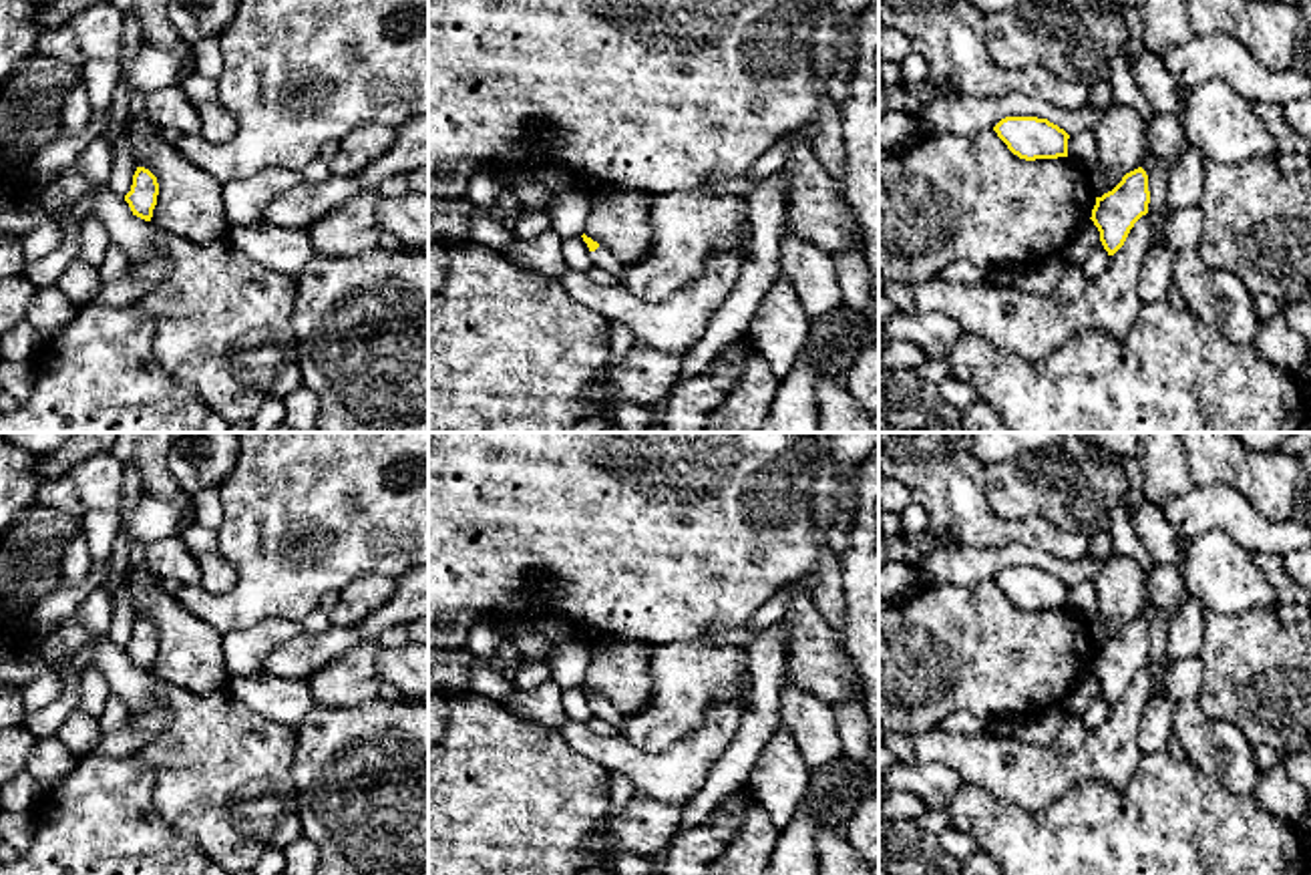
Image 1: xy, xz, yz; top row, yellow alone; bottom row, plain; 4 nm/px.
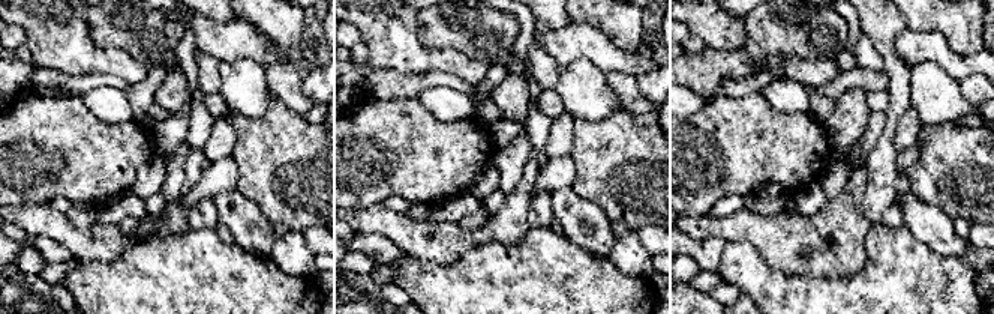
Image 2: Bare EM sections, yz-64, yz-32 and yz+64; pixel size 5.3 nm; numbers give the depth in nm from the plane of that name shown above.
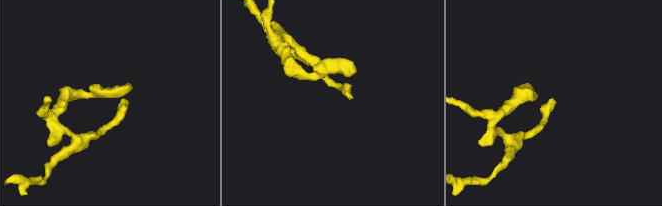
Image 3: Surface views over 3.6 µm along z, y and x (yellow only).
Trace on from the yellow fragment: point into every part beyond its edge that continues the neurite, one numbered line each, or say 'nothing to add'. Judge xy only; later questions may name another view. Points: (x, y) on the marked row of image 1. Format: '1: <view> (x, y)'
nothing to add

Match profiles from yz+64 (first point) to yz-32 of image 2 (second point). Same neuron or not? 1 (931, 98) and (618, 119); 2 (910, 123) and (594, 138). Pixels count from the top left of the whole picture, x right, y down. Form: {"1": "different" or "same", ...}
{"1": "different", "2": "different"}

